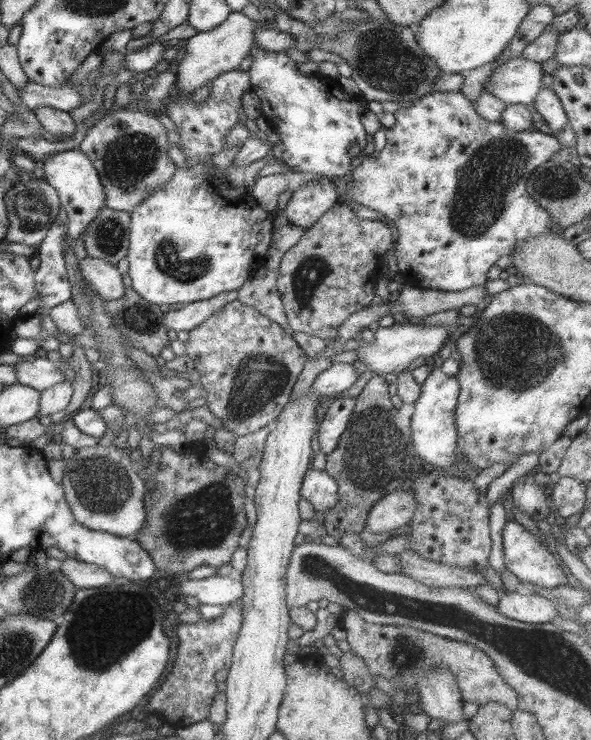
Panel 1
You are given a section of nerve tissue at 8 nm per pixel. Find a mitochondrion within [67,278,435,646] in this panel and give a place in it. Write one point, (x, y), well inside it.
(200, 521)

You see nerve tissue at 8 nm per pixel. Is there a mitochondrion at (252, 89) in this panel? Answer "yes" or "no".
no

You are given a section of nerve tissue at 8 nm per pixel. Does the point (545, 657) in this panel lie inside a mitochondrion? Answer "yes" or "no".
yes

